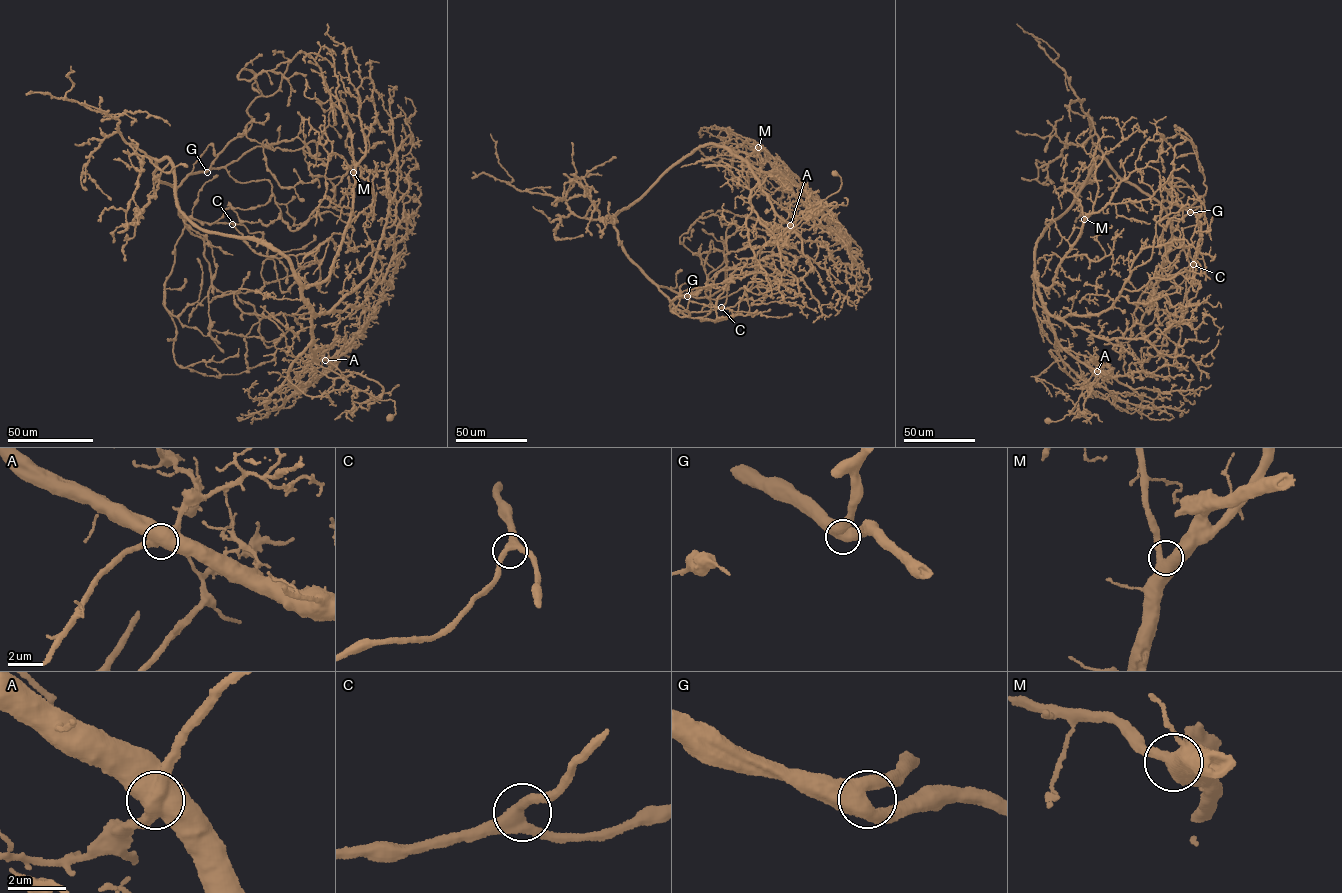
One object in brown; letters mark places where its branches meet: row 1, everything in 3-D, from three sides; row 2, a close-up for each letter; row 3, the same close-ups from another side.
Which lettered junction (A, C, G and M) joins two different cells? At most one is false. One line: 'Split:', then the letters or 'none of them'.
Split: A

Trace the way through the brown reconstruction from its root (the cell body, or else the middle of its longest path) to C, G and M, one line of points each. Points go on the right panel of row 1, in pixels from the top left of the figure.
C: (1047, 421), (1071, 413), (1096, 371), (1057, 340), (1035, 248), (1097, 158), (1162, 206), (1193, 264)
G: (1047, 421), (1071, 413), (1096, 371), (1059, 342), (1037, 288), (1046, 227), (1098, 157), (1190, 212)
M: (1047, 421), (1060, 420), (1071, 413), (1096, 371), (1059, 342), (1038, 287), (1052, 285), (1084, 219)

